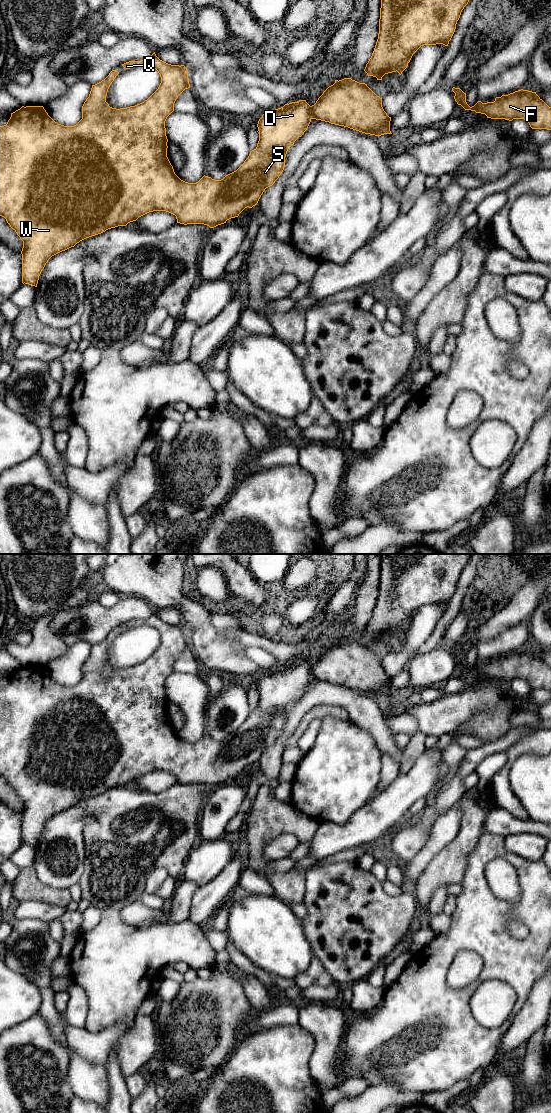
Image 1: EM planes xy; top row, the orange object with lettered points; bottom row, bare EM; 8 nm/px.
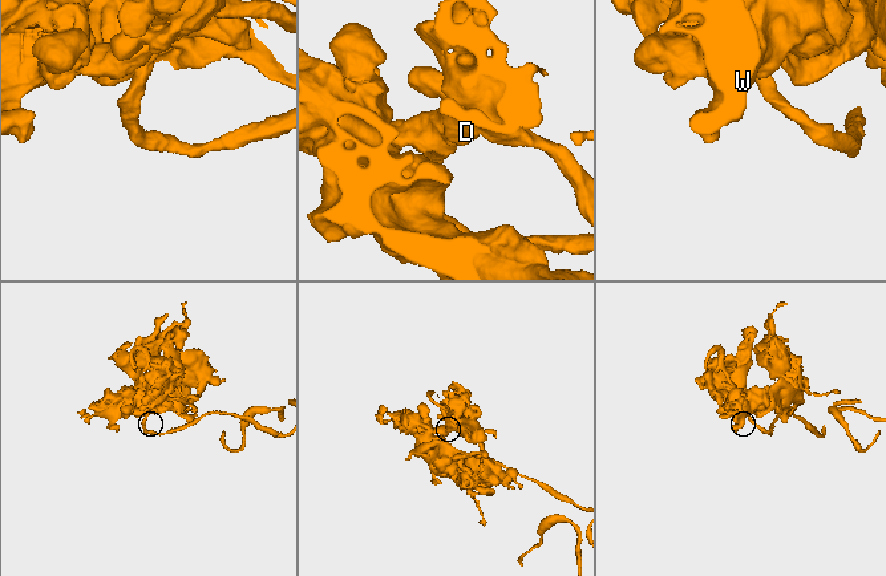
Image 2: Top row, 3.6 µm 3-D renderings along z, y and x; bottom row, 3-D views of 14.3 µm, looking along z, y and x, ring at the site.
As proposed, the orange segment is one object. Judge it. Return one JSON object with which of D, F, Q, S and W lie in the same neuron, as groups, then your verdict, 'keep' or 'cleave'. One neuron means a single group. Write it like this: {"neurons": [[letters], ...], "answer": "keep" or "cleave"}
{"neurons": [["D", "F", "Q", "S", "W"]], "answer": "keep"}

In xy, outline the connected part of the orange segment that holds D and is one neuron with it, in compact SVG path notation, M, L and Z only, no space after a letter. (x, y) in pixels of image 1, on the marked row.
M155 52L144 60L122 64L125 69L137 65L152 67L161 77L158 89L140 104L120 109L109 106L106 102L107 92L119 74L118 71L112 70L104 80L92 85L89 97L82 106L82 119L76 125L58 124L43 106L22 106L11 113L6 125L0 126L0 216L6 219L23 241L23 284L37 287L39 276L52 256L108 229L126 226L149 212L166 211L176 216L177 223L204 224L210 228L238 217L245 208L255 206L265 189L279 178L285 167L288 149L304 134L312 119L375 136L392 134L391 117L382 107L382 98L365 83L351 78L335 80L312 106L306 100L299 100L265 112L257 124L257 147L236 171L221 180L204 175L198 182L188 183L175 174L167 157L168 139L165 128L165 121L174 111L176 99L185 89L190 88L188 70L184 65L171 65L160 60Z

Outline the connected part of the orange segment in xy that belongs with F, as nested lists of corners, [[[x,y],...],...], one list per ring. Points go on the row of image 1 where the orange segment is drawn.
[[[452,88],[454,99],[465,110],[485,114],[491,119],[526,120],[532,129],[551,130],[551,107],[549,107],[536,92],[518,90],[508,95],[496,97],[494,102],[478,101],[470,107],[466,102],[466,93],[460,88]]]

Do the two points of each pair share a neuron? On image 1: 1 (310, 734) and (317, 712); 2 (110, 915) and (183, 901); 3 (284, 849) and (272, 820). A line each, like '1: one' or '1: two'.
1: two
2: two
3: two

